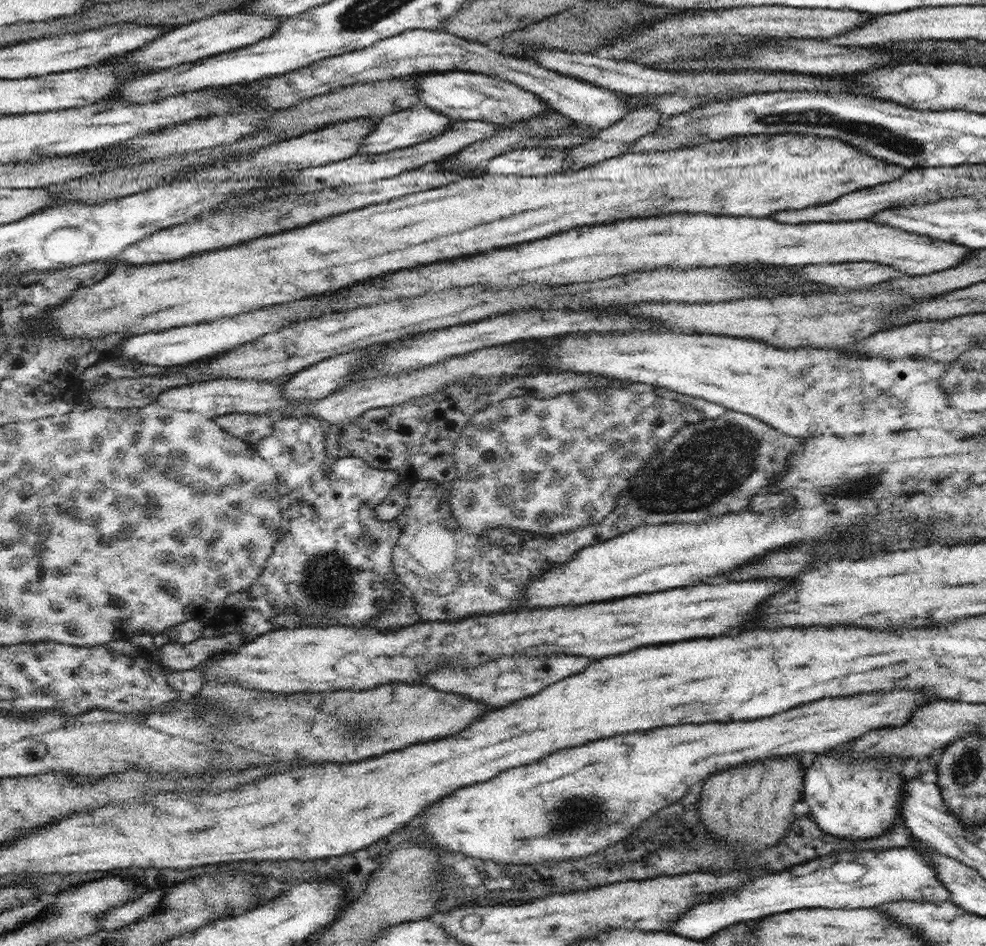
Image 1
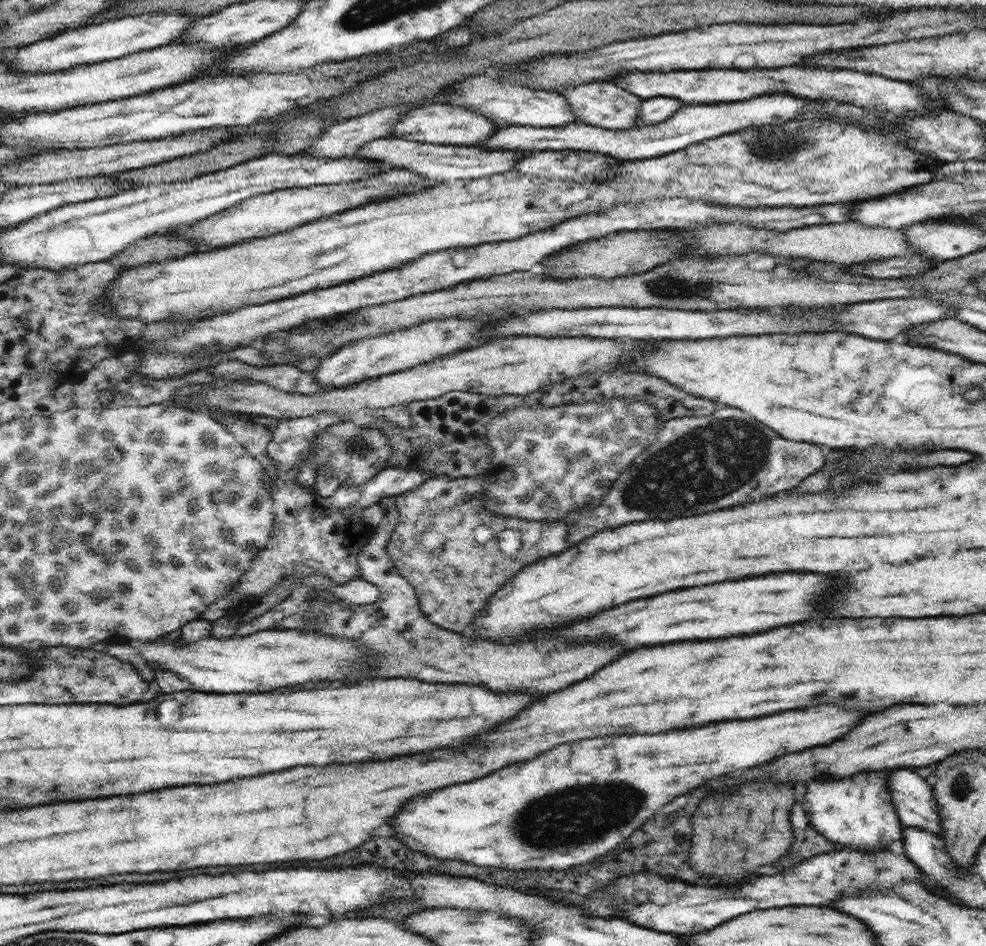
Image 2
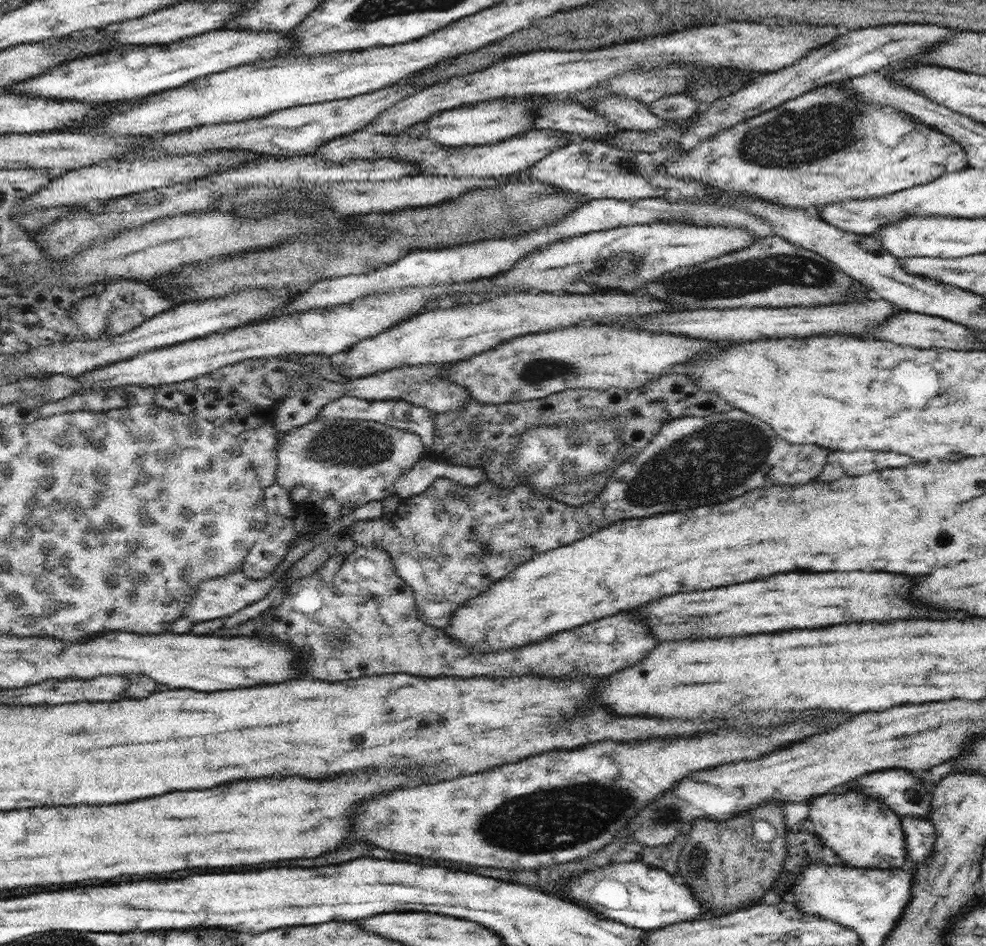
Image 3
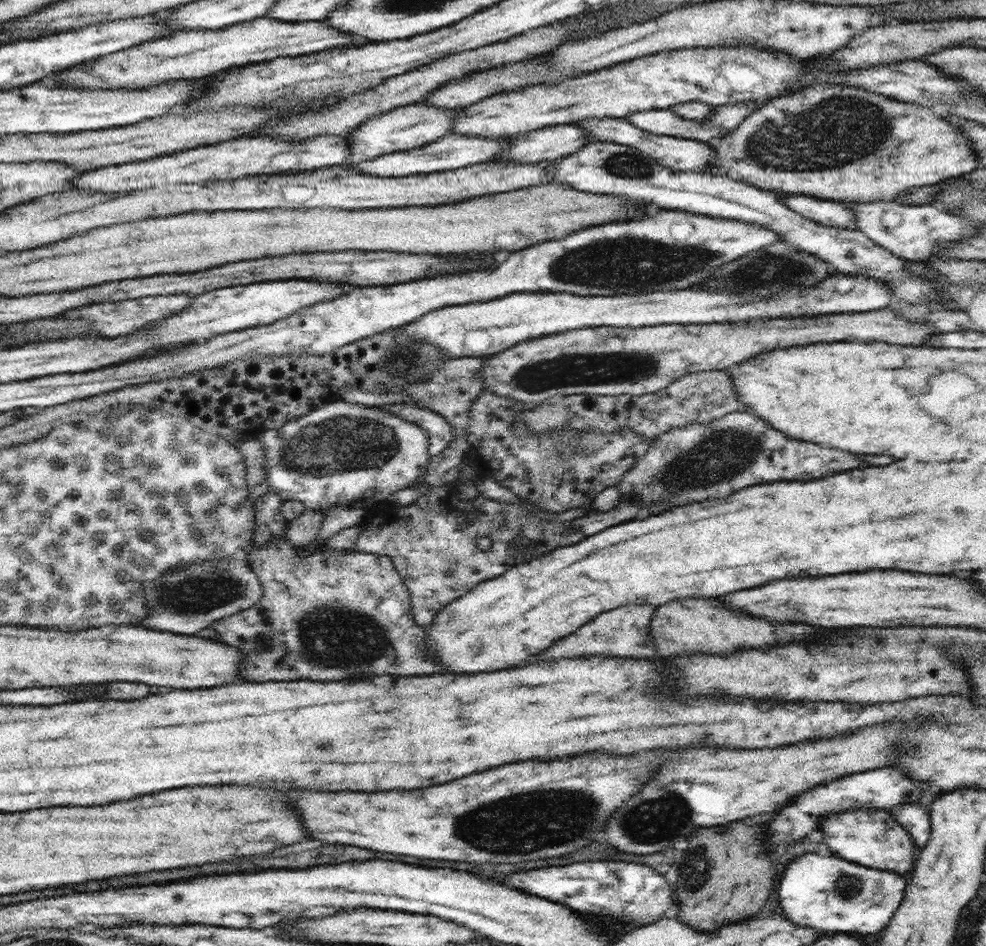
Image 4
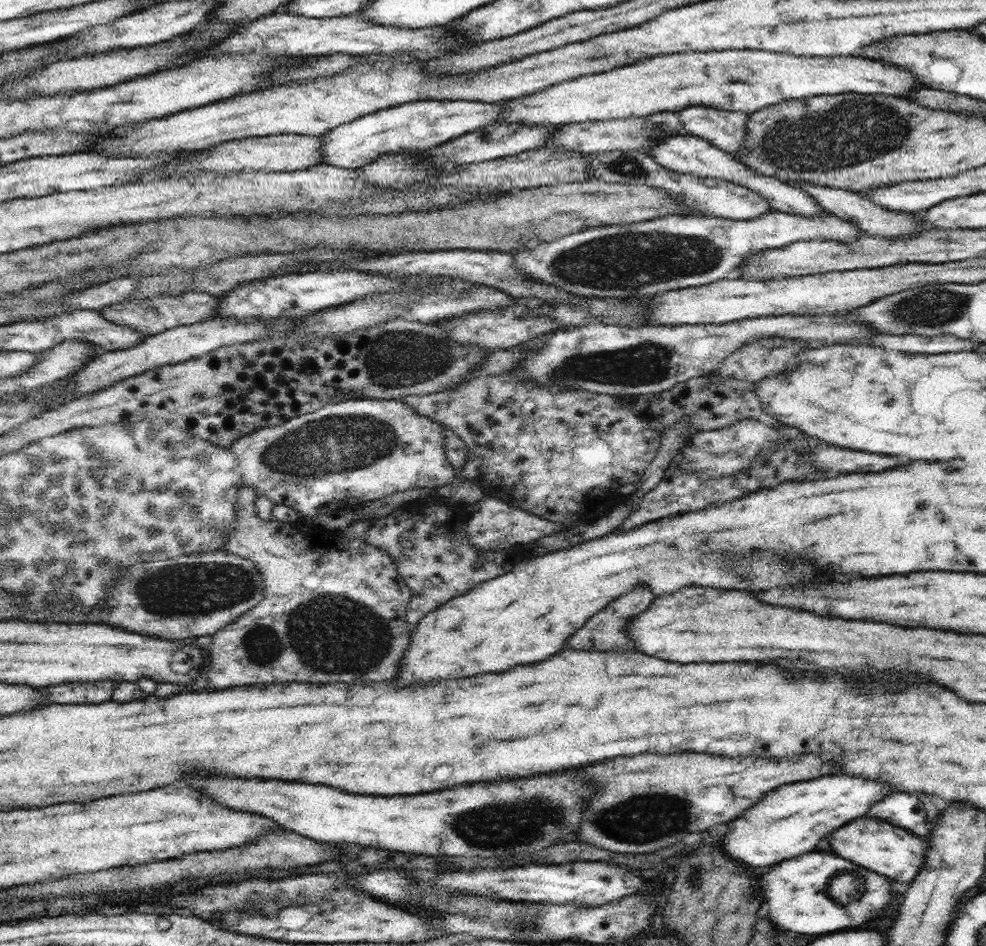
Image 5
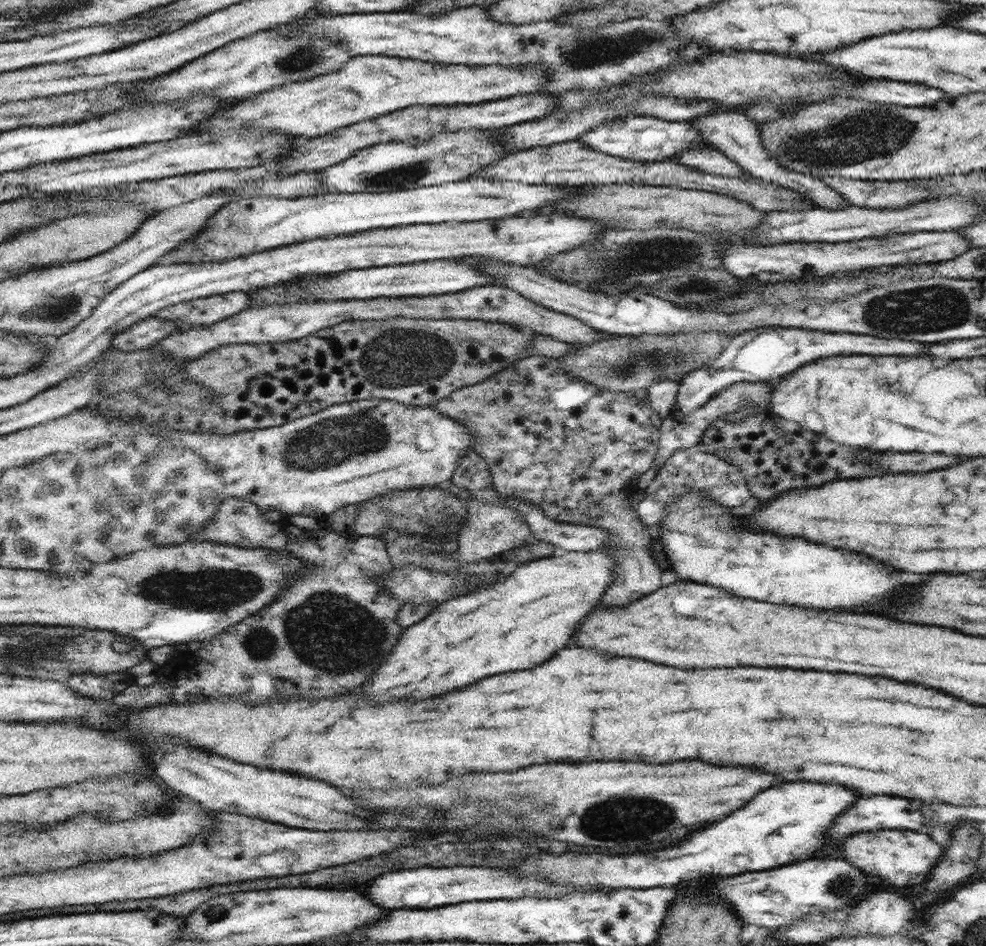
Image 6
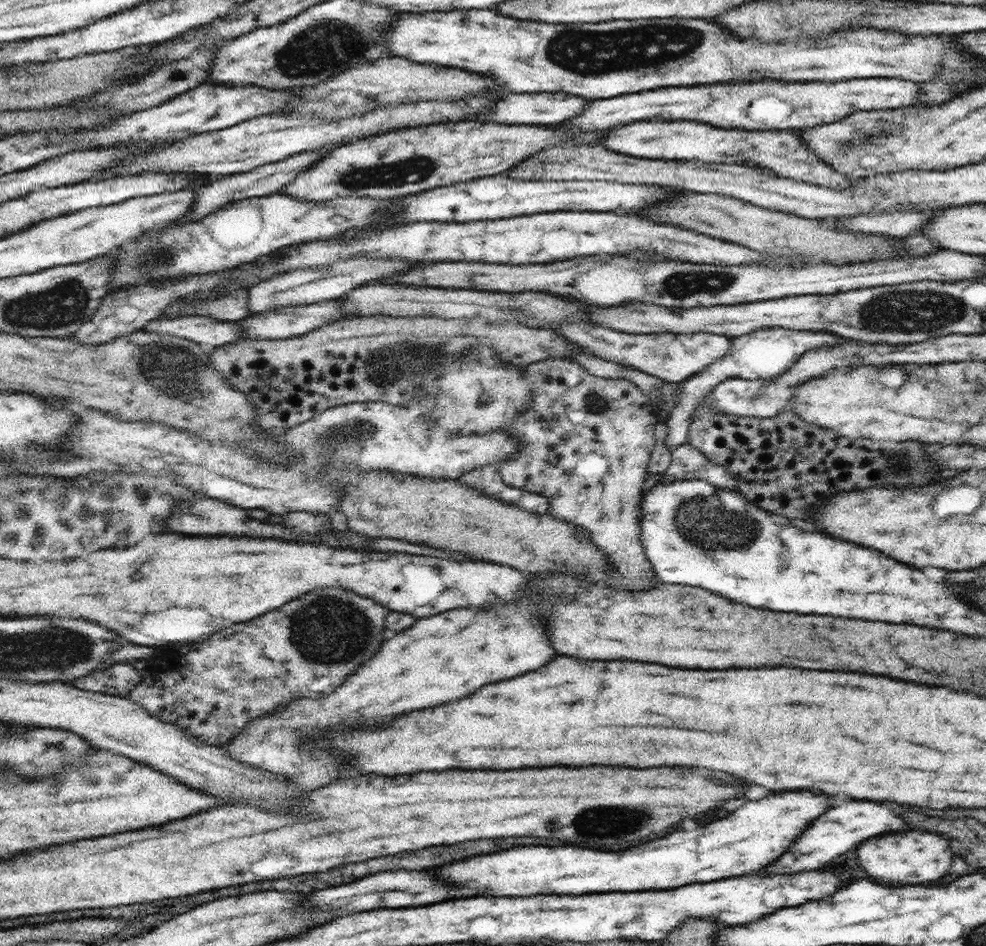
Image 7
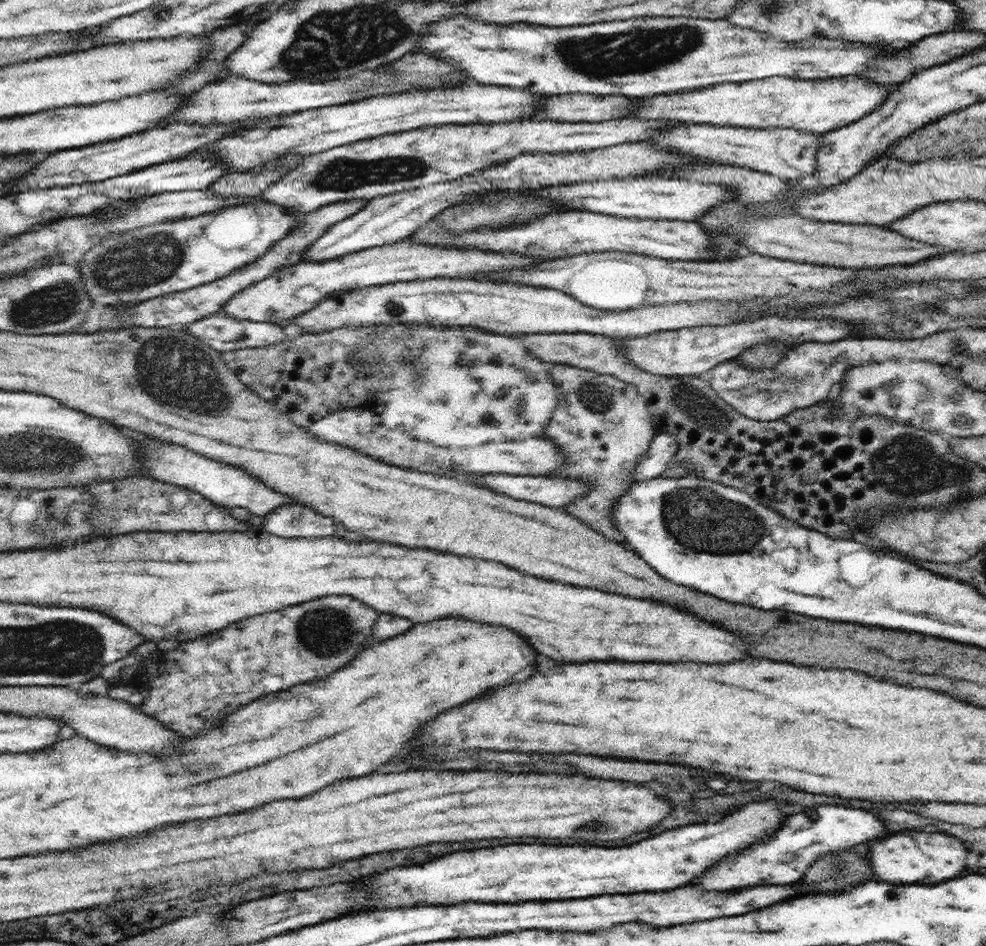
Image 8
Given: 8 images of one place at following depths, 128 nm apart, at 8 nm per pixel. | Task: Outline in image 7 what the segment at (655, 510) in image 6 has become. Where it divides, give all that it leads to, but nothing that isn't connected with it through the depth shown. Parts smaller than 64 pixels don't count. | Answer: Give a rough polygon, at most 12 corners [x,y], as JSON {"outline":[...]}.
{"outline":[[686,442],[671,451],[662,484],[706,480],[738,491],[726,467]]}

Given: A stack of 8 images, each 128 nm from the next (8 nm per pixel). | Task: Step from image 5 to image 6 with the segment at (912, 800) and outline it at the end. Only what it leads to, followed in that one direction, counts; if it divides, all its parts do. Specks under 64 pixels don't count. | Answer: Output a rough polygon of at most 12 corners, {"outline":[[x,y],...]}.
{"outline":[[860,798],[824,838],[838,846],[854,832],[924,826],[912,800]]}

